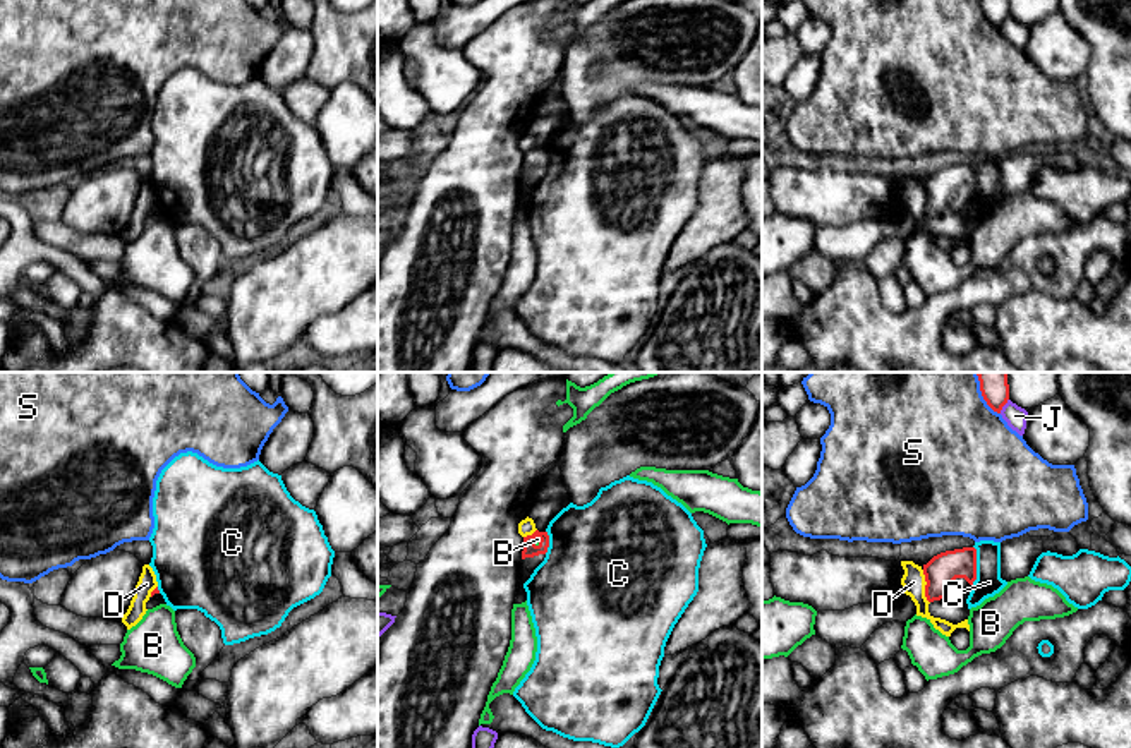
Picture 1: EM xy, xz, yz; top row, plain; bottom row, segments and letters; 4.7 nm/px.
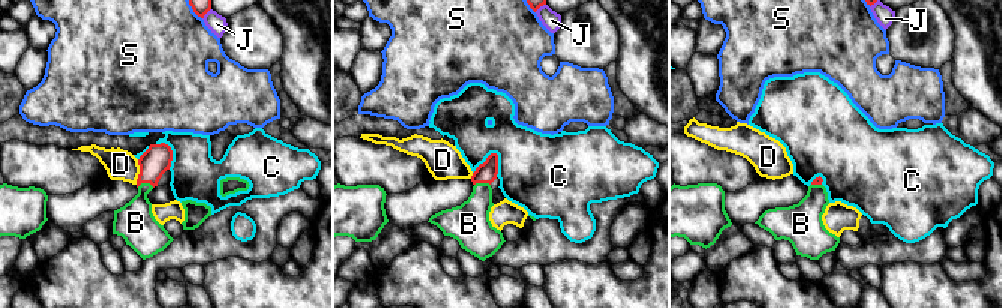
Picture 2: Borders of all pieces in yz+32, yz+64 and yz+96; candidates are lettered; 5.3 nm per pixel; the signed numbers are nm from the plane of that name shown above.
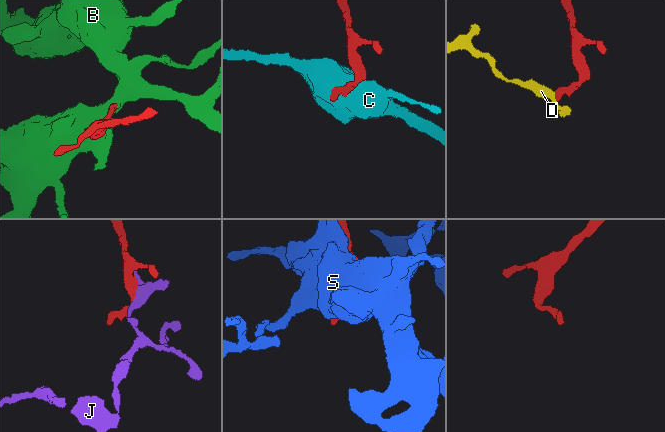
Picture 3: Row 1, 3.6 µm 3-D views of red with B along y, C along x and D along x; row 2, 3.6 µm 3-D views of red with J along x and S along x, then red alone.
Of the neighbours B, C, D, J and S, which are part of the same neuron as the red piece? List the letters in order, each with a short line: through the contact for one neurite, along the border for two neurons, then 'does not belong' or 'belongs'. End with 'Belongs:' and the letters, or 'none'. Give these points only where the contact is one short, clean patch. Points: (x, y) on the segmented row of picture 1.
B: line xz (531, 549), (539, 542), (538, 539); belongs
C: line yz (973, 546), (975, 580), (972, 585); does not belong
D: does not belong
J: does not belong
S: does not belong
Belongs: B

